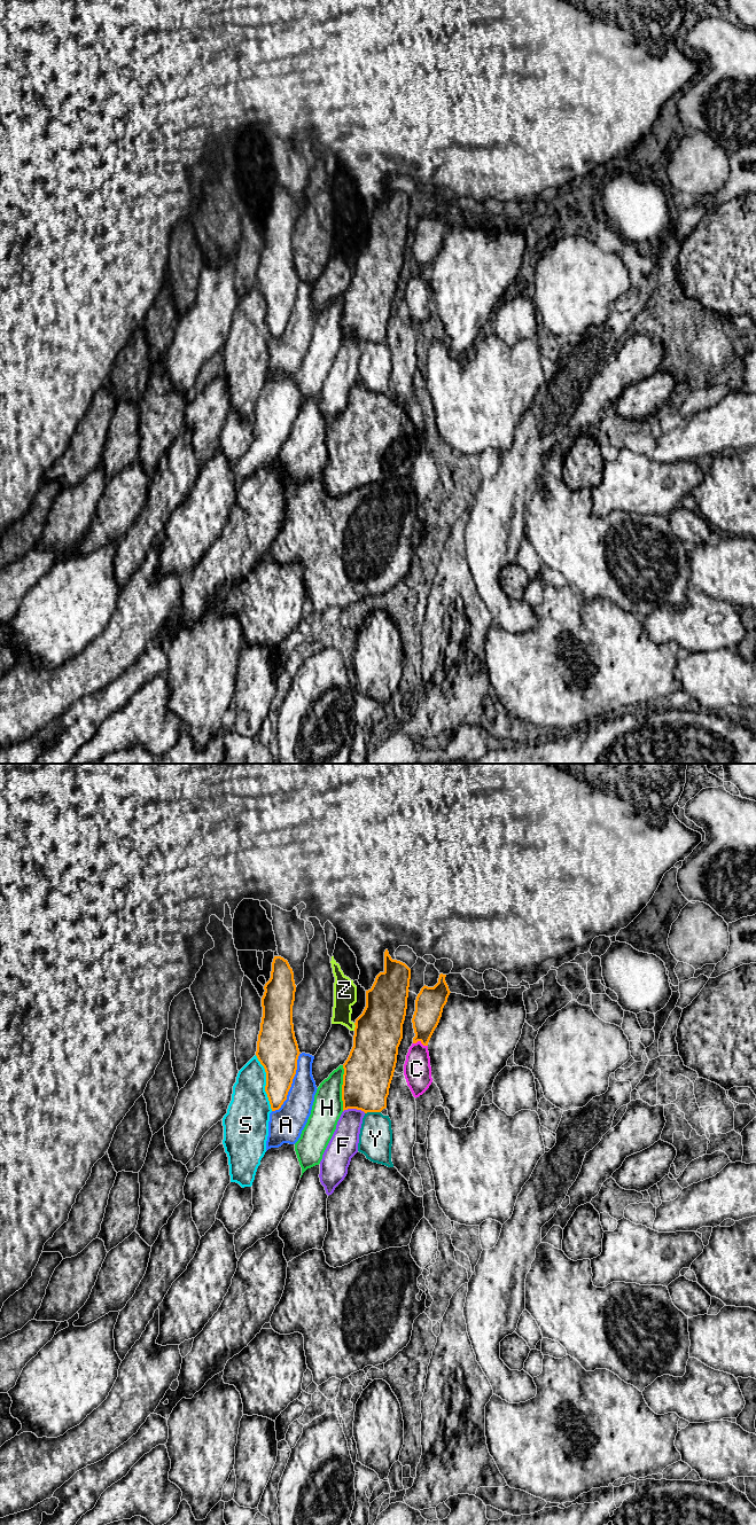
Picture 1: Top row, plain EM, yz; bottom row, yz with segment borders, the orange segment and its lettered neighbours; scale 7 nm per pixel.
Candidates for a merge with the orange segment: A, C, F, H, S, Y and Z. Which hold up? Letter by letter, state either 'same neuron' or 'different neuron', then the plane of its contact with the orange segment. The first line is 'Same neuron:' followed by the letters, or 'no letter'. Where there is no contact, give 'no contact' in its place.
Same neuron: no letter
A: different neuron | yz
C: different neuron | yz
F: different neuron | yz
H: different neuron | yz
S: different neuron | yz
Y: different neuron | yz
Z: different neuron | yz

